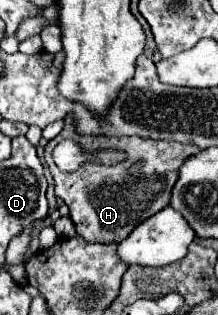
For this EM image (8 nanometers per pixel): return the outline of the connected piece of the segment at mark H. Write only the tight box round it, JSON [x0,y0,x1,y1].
[45,114,201,242]

